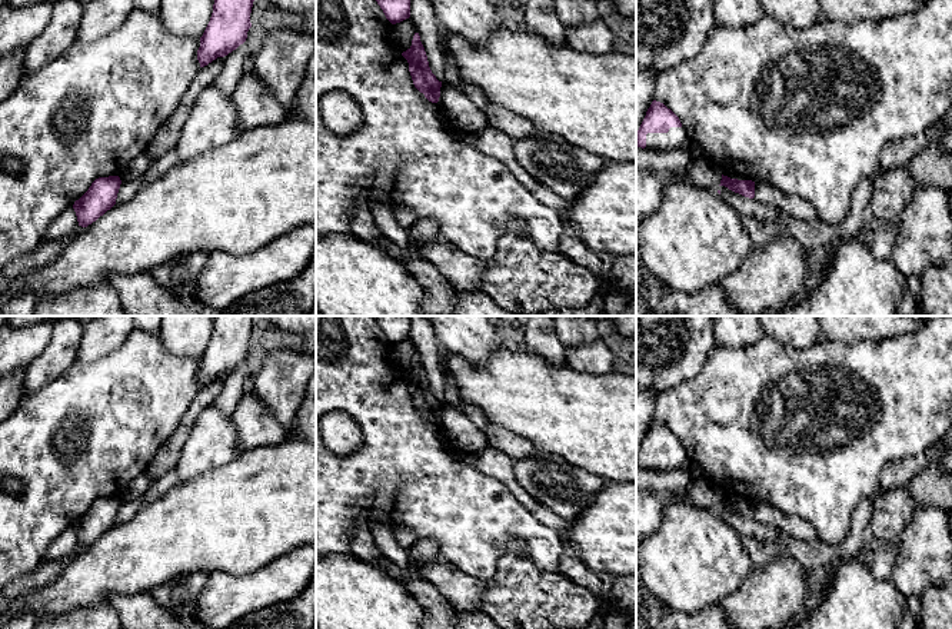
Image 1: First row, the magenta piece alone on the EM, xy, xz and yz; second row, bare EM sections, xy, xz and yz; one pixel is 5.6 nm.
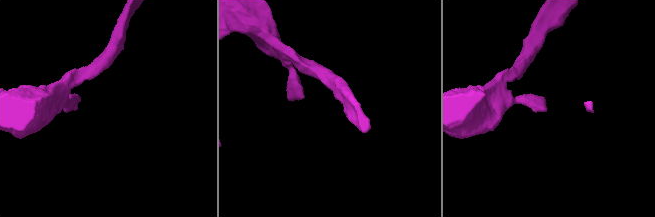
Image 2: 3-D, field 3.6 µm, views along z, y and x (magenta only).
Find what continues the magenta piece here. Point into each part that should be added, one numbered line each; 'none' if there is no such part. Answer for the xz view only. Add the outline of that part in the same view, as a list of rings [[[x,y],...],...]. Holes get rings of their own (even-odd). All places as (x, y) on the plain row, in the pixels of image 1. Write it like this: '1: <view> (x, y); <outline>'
none

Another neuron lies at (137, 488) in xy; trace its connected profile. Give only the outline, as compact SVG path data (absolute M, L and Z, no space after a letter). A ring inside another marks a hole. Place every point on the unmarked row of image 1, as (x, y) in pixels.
M146 473L139 475L126 486L126 489L119 495L122 502L127 500L146 500L147 499L147 489L152 480Z

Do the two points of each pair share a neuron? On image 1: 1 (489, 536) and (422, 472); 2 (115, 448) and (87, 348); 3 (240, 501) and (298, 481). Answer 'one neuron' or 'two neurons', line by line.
1: one neuron
2: two neurons
3: one neuron

